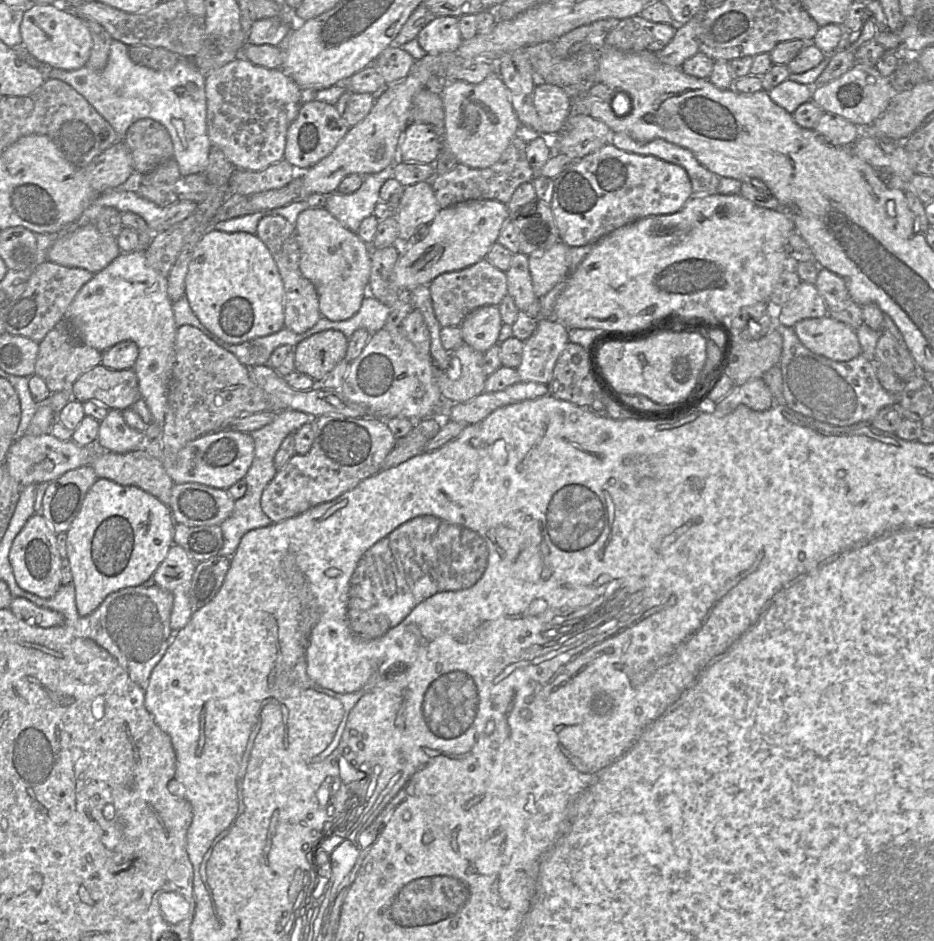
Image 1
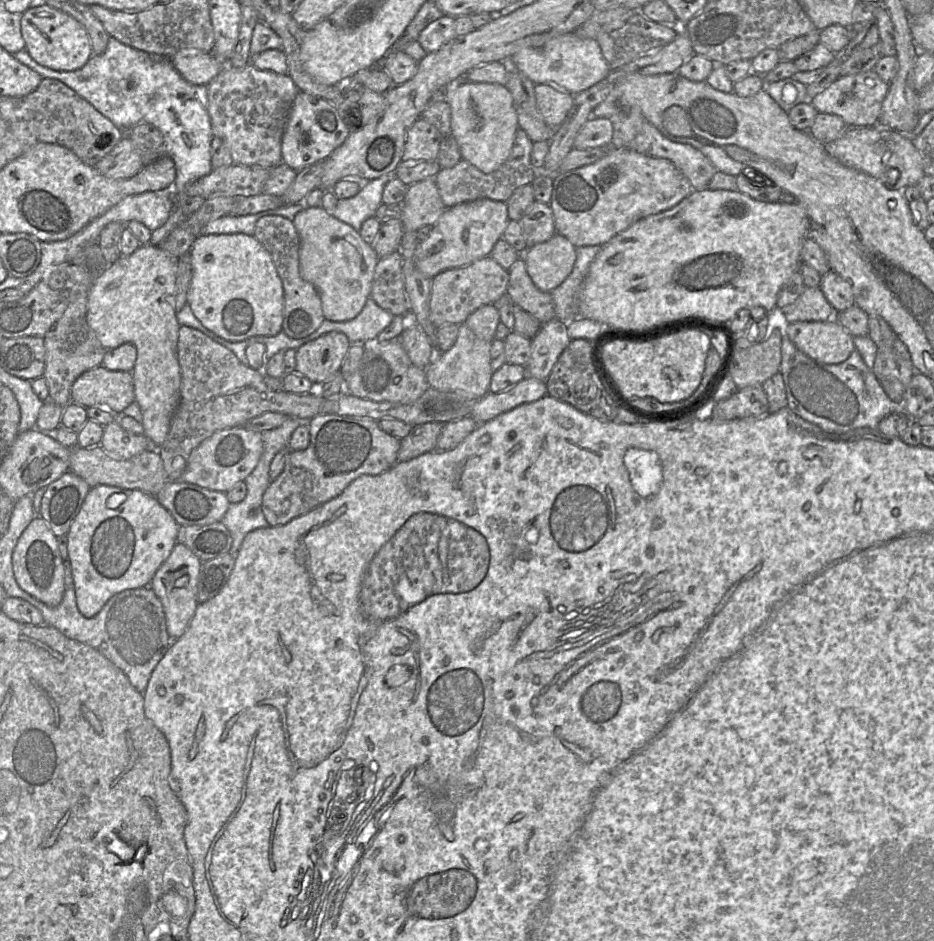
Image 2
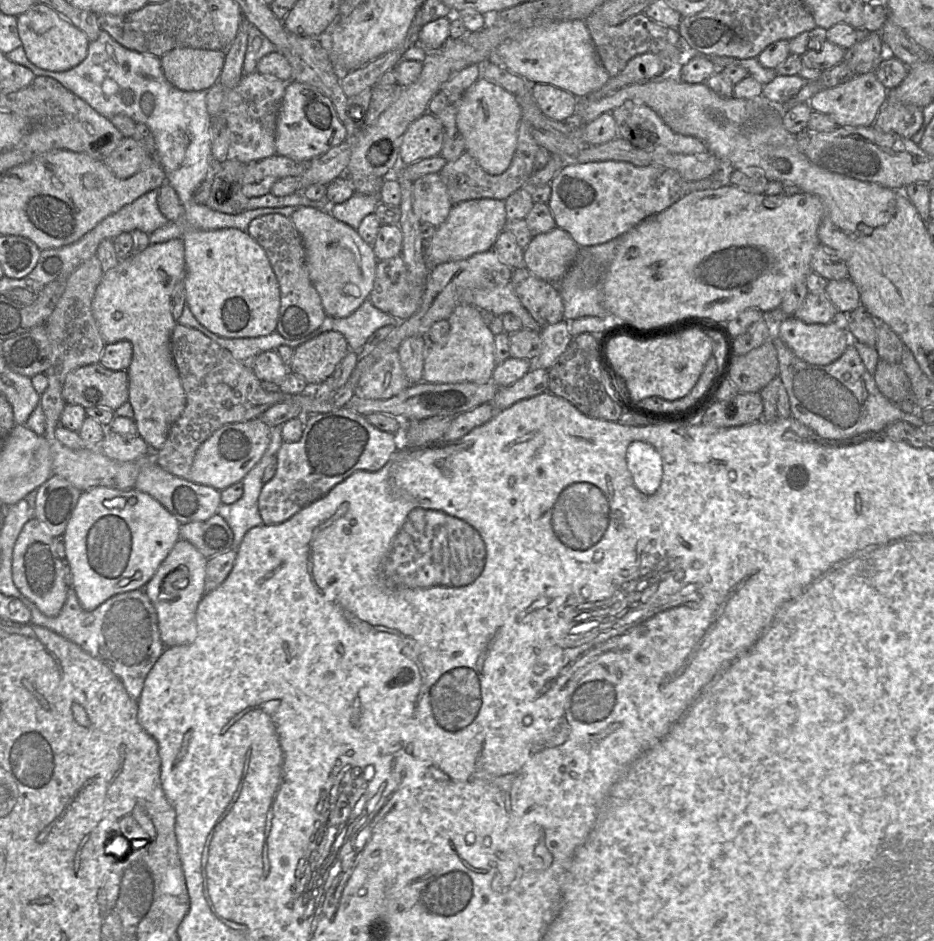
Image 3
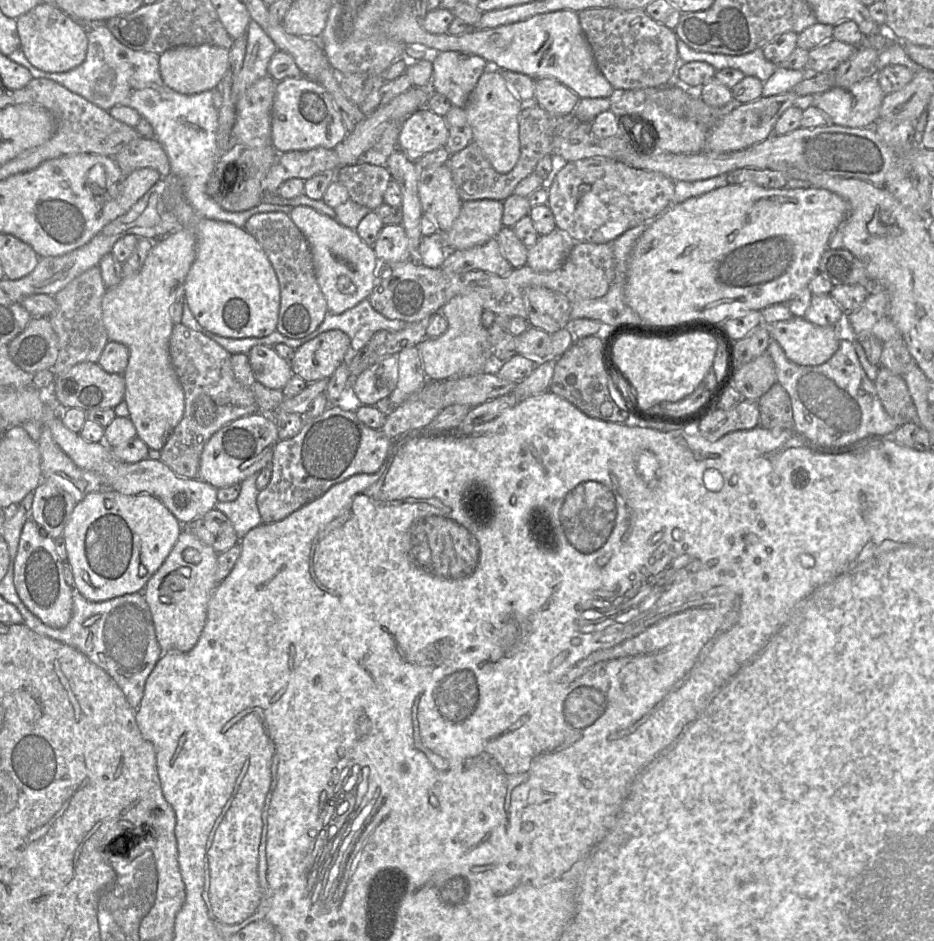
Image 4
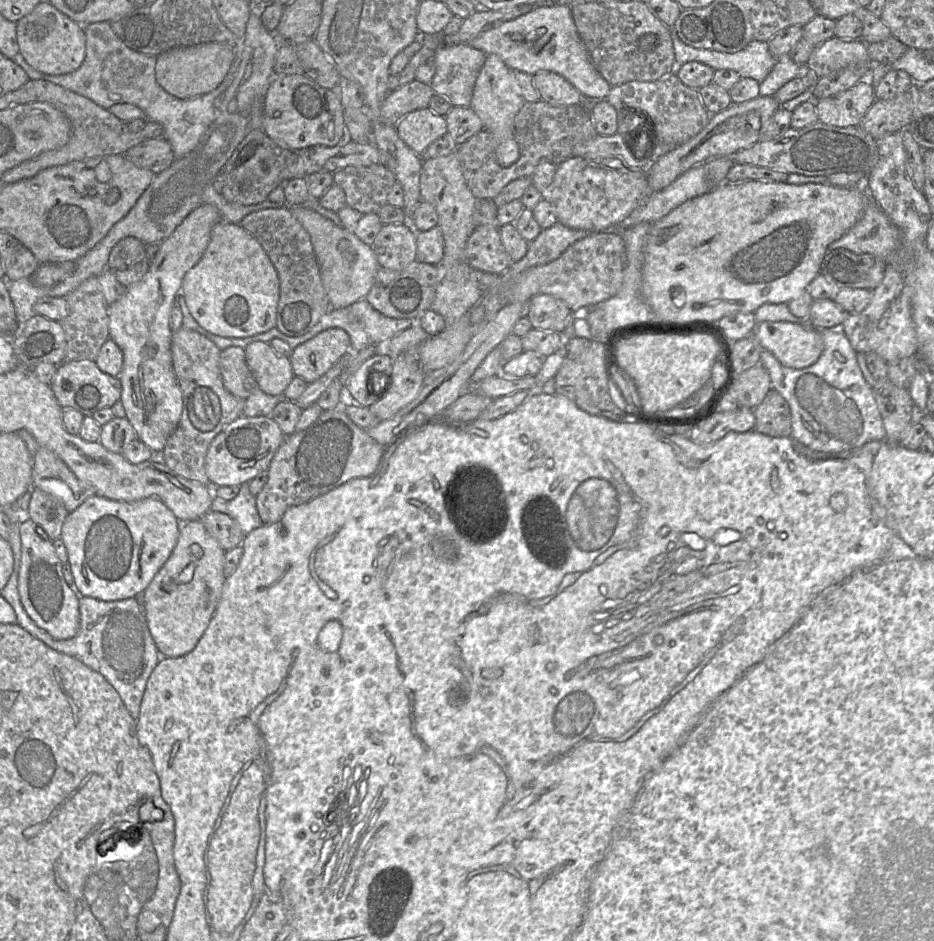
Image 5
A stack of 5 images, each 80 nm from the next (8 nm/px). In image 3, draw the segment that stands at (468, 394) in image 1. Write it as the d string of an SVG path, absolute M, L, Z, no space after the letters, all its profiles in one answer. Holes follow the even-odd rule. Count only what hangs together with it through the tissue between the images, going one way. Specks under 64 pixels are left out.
M465 304L457 306L447 320L450 324L447 342L428 343L422 380L430 383L472 382L476 384L492 381L492 373L496 367L495 335L488 327L486 314L473 305Z

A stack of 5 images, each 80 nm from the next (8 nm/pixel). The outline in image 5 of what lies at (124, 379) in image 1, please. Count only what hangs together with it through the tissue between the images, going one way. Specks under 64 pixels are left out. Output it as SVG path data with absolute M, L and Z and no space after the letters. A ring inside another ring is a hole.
M71 360L59 364L50 386L63 409L74 409L84 416L92 416L98 410L113 407L120 400L122 393L119 377L101 371L93 360Z

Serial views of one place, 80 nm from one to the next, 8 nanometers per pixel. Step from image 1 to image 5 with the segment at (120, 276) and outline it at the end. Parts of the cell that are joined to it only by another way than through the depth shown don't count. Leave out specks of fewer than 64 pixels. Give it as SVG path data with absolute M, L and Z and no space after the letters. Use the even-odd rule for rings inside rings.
M201 203L196 208L194 208L191 213L184 218L184 220L175 228L175 230L162 242L158 245L158 251L156 255L149 260L149 269L139 280L137 283L126 287L125 292L112 304L108 305L108 317L109 317L109 338L111 338L122 350L123 352L123 367L121 370L120 375L118 376L121 385L122 385L122 393L121 393L121 402L124 406L126 411L126 418L129 420L131 425L133 426L137 438L141 440L145 445L147 445L152 451L162 451L167 443L168 438L170 435L175 431L177 428L179 421L182 416L183 410L183 394L181 388L179 386L177 377L173 370L172 365L172 351L171 351L171 342L172 342L172 335L173 332L170 328L170 313L173 307L174 302L177 302L178 295L181 295L181 286L182 281L189 269L191 269L202 257L209 241L210 241L210 234L212 227L222 220L222 217L218 211L218 209L212 205L207 203Z

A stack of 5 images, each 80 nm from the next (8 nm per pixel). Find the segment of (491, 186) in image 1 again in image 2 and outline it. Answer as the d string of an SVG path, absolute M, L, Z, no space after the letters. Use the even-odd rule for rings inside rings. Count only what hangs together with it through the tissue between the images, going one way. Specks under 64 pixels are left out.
M519 127L509 157L496 171L485 174L465 159L461 159L451 168L441 168L434 180L446 208L483 198L506 202L514 190L532 184L540 172L534 169L530 162L532 147L533 141Z

